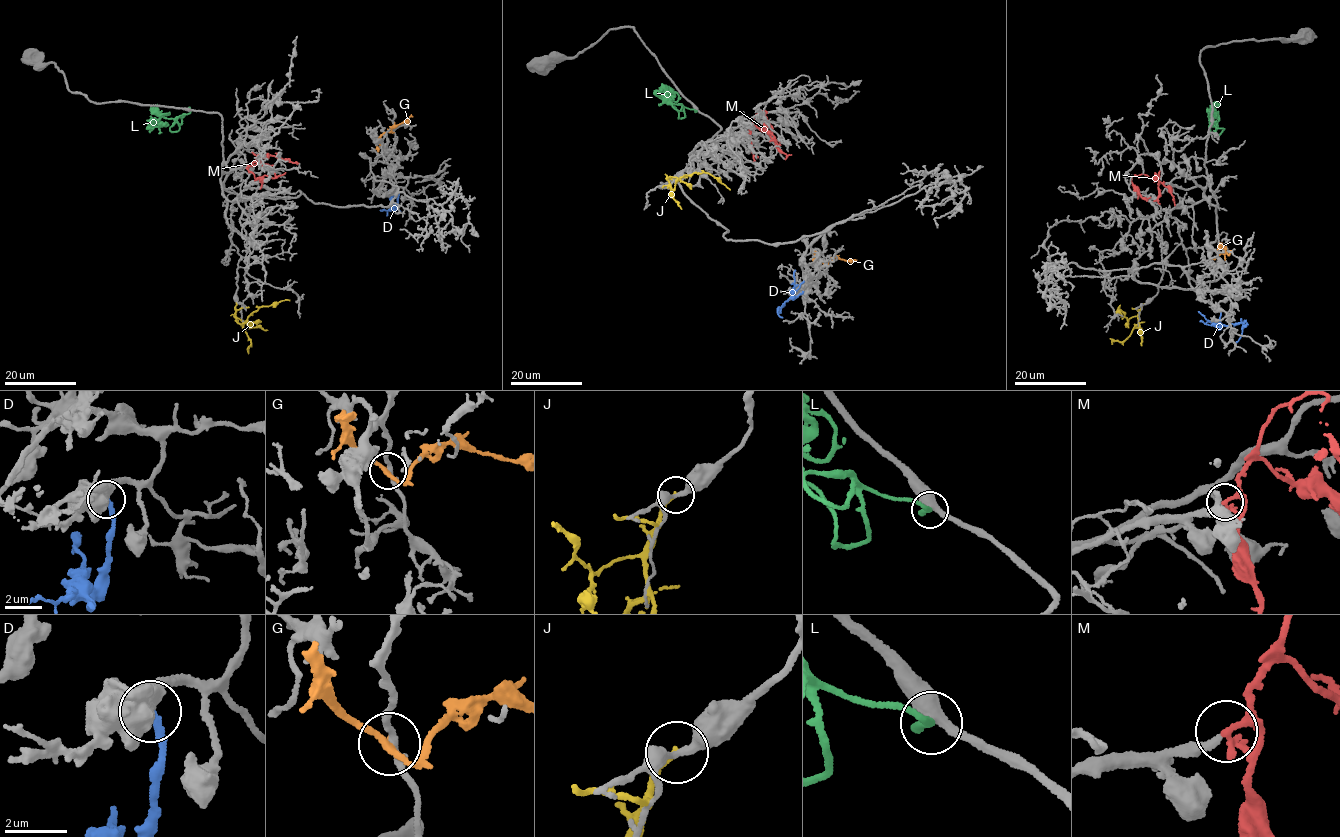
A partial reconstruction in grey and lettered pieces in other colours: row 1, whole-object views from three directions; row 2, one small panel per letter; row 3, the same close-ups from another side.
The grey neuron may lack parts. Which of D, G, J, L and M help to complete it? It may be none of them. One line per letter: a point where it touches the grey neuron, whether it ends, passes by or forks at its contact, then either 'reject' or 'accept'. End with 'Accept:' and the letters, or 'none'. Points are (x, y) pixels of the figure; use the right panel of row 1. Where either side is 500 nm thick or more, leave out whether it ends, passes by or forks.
D: meets grey at (1220, 312); accept
G: meets grey at (1230, 252); it passes by; reject
J: meets grey at (1144, 304); it ends there; reject
L: meets grey at (1212, 123); it ends there; reject
M: meets grey at (1162, 183); it passes by; accept
Accept: D, M

